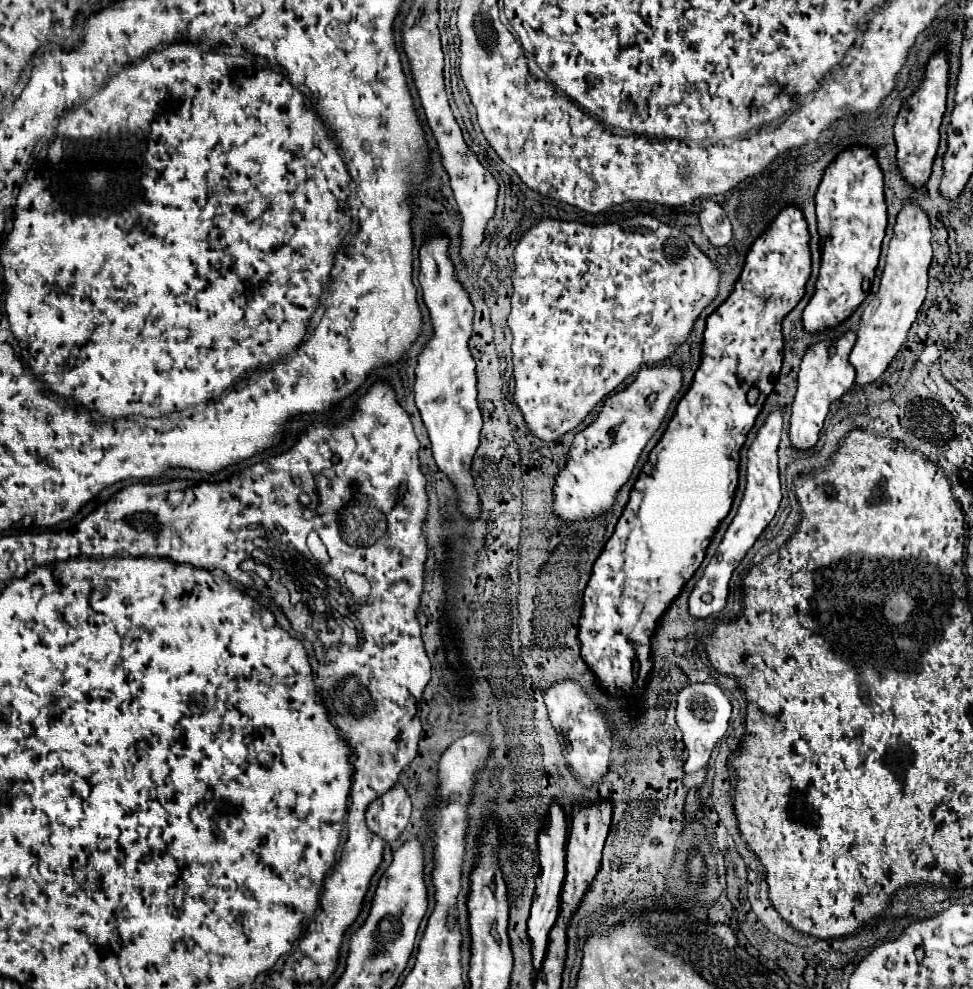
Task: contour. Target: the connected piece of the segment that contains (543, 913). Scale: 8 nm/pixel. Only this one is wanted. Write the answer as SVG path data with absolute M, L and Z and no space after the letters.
M552 804L550 810L550 828L540 834L538 838L538 852L540 852L540 876L536 880L536 894L534 894L534 902L532 902L532 912L530 912L530 920L528 920L528 936L532 940L532 956L534 956L534 970L538 970L542 966L544 954L546 954L546 946L548 946L548 932L554 926L556 918L558 918L558 910L560 910L560 892L562 892L562 882L564 882L564 868L566 868L566 860L564 860L564 846L566 846L566 816L562 814L562 808L558 804Z

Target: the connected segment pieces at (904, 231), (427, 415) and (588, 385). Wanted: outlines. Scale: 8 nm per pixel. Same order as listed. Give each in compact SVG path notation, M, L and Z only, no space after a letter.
M906 202L896 218L894 236L888 246L886 268L880 280L878 294L862 314L860 328L856 330L856 344L850 352L850 364L856 370L858 386L876 382L886 372L886 368L892 364L892 360L906 342L908 330L916 320L916 314L926 298L928 266L932 260L930 238L932 230L928 216L916 202Z
M432 228L430 240L420 250L418 280L422 284L424 302L430 310L434 334L418 356L414 384L416 406L428 430L436 464L458 490L458 508L468 522L474 522L480 516L480 498L470 468L480 442L482 428L482 416L476 402L476 364L468 350L468 340L472 336L474 306L470 304L466 290L454 276L454 266L448 258L448 238L438 234L436 228Z
M636 214L632 220L624 220L622 224L610 222L602 226L586 226L578 222L564 222L564 220L538 220L532 224L532 228L522 236L514 250L514 274L512 274L512 284L514 284L514 294L512 294L512 312L508 316L508 326L512 330L512 362L514 362L514 404L520 408L524 422L528 426L528 432L536 436L542 442L552 442L576 428L590 412L592 408L602 402L608 394L612 394L628 376L640 370L640 366L654 366L658 362L664 362L668 356L680 348L692 328L700 312L718 296L718 284L720 284L720 272L718 266L692 242L690 236L686 236L682 230L672 228L648 214Z

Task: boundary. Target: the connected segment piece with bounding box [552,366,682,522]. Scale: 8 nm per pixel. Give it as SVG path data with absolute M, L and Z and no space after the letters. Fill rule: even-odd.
M678 366L642 368L636 380L626 390L612 394L604 402L604 408L596 420L574 436L574 442L566 454L566 464L560 468L552 490L552 510L562 522L592 520L612 510L618 490L628 482L640 452L662 424L680 386L682 370ZM610 430L616 430L614 438L610 438Z

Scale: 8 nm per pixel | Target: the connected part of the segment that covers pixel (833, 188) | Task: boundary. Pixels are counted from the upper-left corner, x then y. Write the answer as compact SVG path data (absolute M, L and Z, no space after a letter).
M850 148L850 154L838 154L838 158L826 168L826 174L816 192L816 218L818 218L822 266L816 280L816 292L802 314L802 326L810 334L836 328L846 318L850 318L864 302L878 266L880 244L886 230L886 200L884 200L884 176L870 148Z

